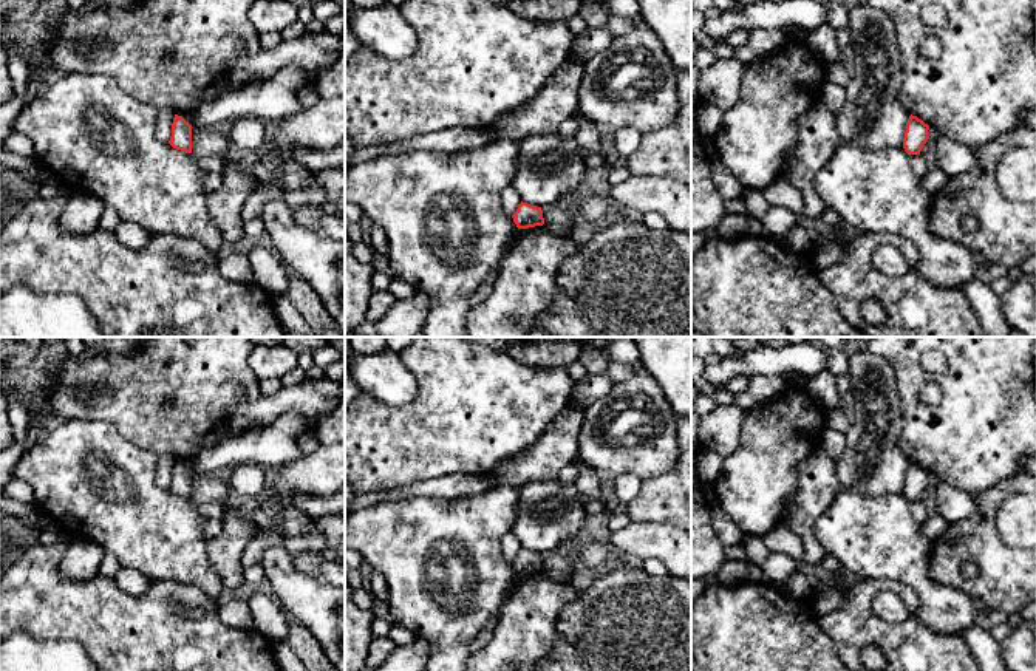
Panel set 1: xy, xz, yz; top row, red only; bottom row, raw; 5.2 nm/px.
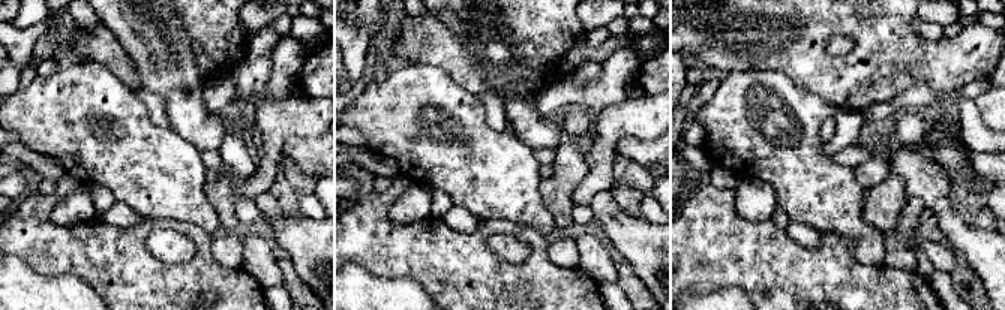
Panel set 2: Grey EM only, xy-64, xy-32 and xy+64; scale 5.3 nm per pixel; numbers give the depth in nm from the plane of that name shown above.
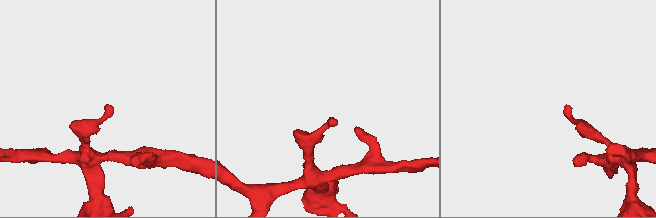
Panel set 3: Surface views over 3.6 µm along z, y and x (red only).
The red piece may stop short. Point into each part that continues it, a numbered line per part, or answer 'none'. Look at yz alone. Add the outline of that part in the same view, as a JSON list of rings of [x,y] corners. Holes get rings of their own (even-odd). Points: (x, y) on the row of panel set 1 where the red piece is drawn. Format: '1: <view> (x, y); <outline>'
none

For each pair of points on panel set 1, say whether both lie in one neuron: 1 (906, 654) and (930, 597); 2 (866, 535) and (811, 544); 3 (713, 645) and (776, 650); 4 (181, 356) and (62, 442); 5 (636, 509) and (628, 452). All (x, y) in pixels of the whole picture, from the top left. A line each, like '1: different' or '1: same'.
1: different
2: different
3: same
4: different
5: different

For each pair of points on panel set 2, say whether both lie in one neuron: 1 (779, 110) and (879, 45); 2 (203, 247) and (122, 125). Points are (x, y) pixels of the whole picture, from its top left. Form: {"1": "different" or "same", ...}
{"1": "different", "2": "different"}

